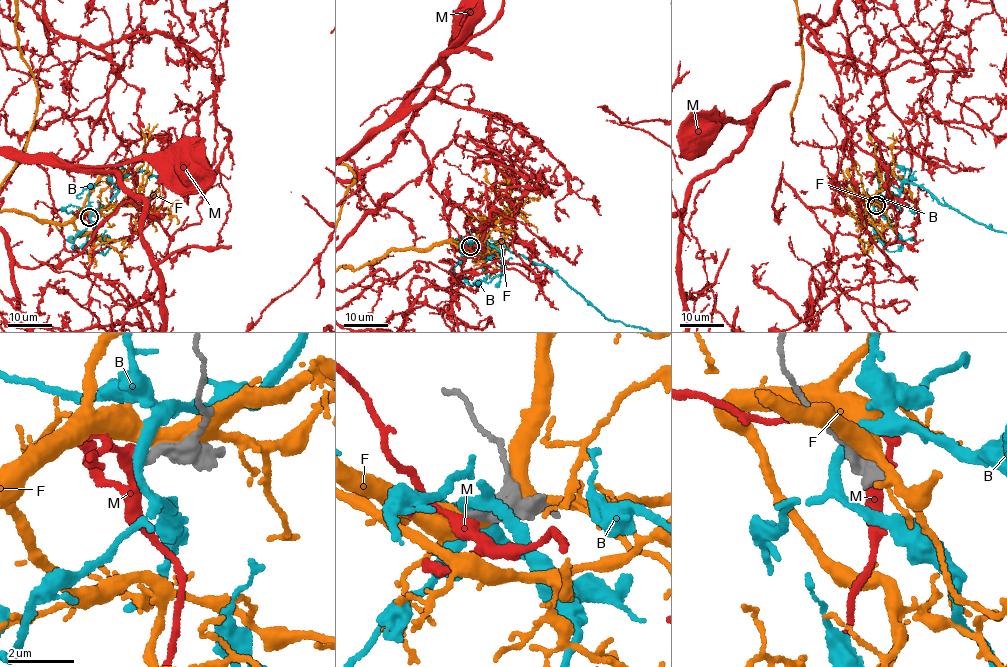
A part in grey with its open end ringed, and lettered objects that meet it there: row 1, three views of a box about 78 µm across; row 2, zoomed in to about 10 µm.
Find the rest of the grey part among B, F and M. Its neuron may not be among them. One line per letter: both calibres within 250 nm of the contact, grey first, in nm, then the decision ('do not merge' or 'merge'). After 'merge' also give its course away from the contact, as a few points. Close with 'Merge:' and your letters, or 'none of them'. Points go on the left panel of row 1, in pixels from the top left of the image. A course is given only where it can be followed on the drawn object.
B: 280 nm thick on the grey side, 300 nm on the other; do not merge
F: 440 nm thick on the grey side, 500 nm on the other; do not merge
M: 400 nm thick on the grey side, 400 nm on the other; do not merge
Merge: none of them

